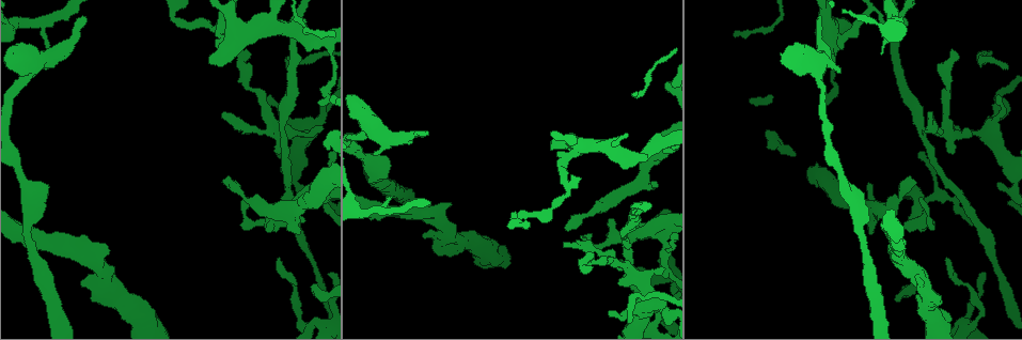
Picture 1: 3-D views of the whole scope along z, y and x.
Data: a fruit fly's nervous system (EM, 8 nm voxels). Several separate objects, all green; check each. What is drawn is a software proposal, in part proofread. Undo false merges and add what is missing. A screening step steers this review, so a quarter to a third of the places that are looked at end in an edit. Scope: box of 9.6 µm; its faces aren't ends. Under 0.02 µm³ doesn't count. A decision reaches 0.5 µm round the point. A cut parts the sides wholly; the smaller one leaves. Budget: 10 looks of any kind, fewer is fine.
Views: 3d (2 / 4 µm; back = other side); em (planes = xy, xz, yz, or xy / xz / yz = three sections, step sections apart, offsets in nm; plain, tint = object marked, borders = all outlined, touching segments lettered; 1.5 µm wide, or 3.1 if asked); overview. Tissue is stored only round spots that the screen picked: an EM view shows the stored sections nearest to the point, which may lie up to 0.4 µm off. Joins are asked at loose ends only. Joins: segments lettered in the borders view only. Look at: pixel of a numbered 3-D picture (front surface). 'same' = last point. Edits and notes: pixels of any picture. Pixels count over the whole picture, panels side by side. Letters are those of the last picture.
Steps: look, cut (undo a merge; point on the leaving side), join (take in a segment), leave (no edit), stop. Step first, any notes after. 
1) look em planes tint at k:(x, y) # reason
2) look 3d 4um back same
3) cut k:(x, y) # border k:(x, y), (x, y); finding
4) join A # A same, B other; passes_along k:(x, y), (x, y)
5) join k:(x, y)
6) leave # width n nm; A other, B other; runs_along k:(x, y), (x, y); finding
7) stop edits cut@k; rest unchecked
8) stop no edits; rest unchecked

look 3d 4um at 1:(869, 207) # branch point

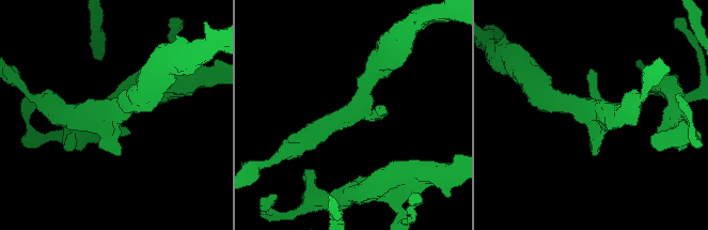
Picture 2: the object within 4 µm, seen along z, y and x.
look em yz step 8 tint at 2:(353, 114) # shape alone is not enough

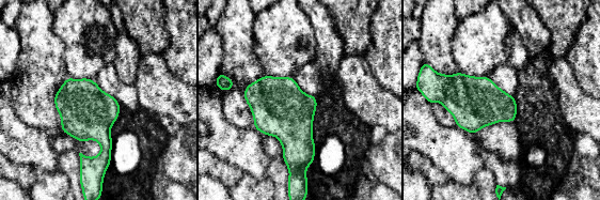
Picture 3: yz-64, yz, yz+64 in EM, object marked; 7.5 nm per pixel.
look em planes borders same

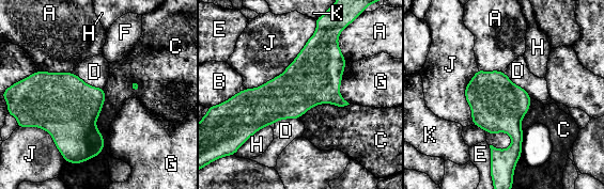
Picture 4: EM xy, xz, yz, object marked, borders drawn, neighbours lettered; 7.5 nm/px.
leave # width 260 nm; A other, B other, C other, D other, E other, F other, G other, H other, J other, K other; border 4:(345, 63), (339, 94), (349, 104); all the same neuron

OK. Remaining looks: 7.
look em xz step 4 borders at 1:(657, 313) # branch stops here

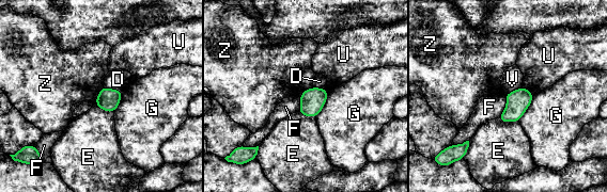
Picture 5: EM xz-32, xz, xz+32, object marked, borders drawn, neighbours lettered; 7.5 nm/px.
look em yz step 4 borders same

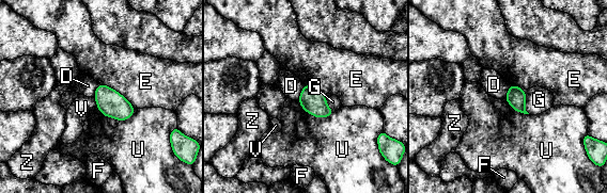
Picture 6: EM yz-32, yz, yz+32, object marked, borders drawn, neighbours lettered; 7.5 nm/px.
leave # longest_contact E 340 nm; D other, E other, F other, G other, U other, V other, Z other; border 6:(93, 97), (97, 109), (102, 113); no lettered segment goes on from it

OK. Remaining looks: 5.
look em xz step 4 borders at 1:(903, 17) # sharp bend

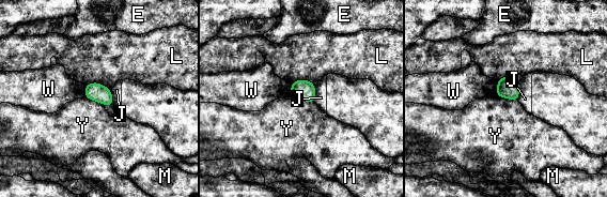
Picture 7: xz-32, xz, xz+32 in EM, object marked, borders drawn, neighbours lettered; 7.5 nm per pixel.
leave # E other, J other, L other, M other, W other, Y other; border 7:(84, 96), (103, 104), (113, 105); continuous, no second neuron

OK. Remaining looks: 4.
look 3d 2um at 1:(450, 205) # branch stops here

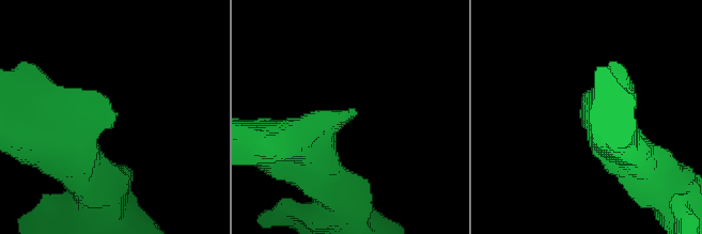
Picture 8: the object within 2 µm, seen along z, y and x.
look em yz step 4 borders at 8:(114, 120) # now the EM

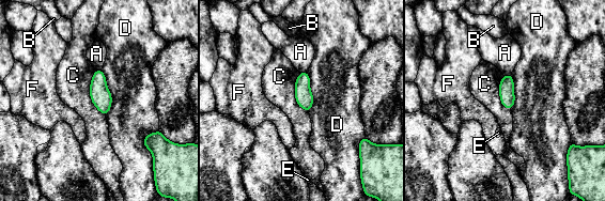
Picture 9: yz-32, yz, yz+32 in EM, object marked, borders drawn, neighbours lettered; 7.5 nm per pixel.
look em planes borders same # cut it another way

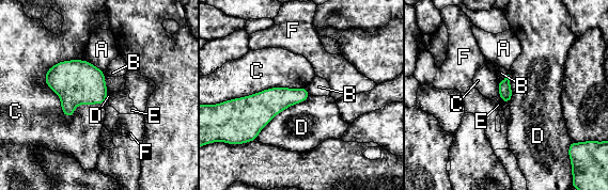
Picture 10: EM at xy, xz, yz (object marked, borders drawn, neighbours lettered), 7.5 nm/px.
leave # A other, B other, C other, D other, E other, F other; border 10:(310, 95), (280, 111), (255, 139); none of them fits

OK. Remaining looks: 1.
stop no edits; rest unchecked

